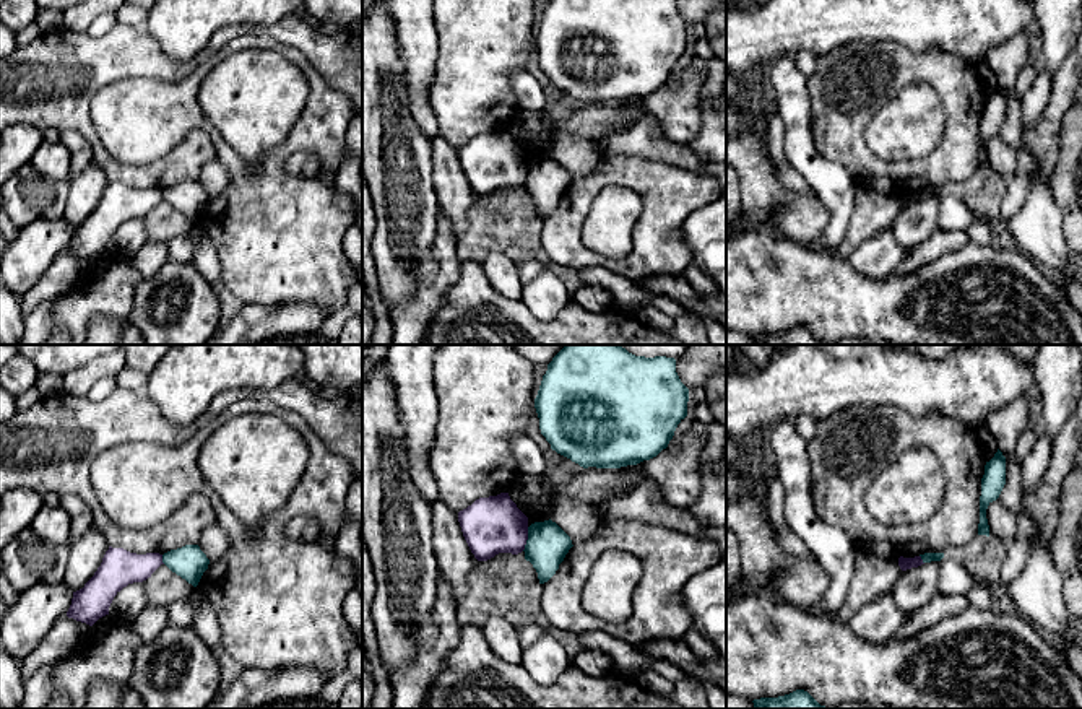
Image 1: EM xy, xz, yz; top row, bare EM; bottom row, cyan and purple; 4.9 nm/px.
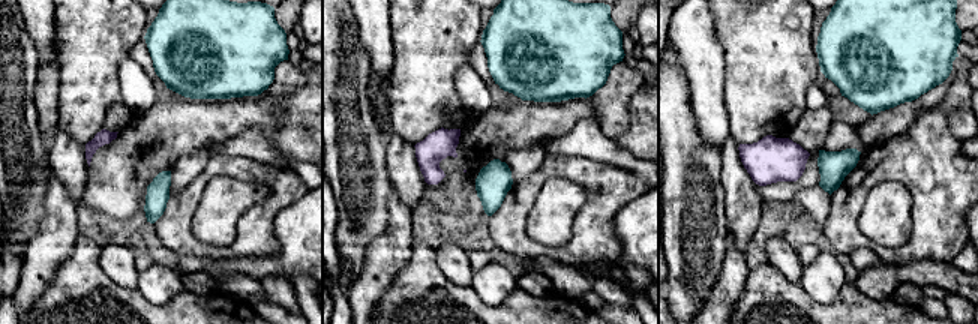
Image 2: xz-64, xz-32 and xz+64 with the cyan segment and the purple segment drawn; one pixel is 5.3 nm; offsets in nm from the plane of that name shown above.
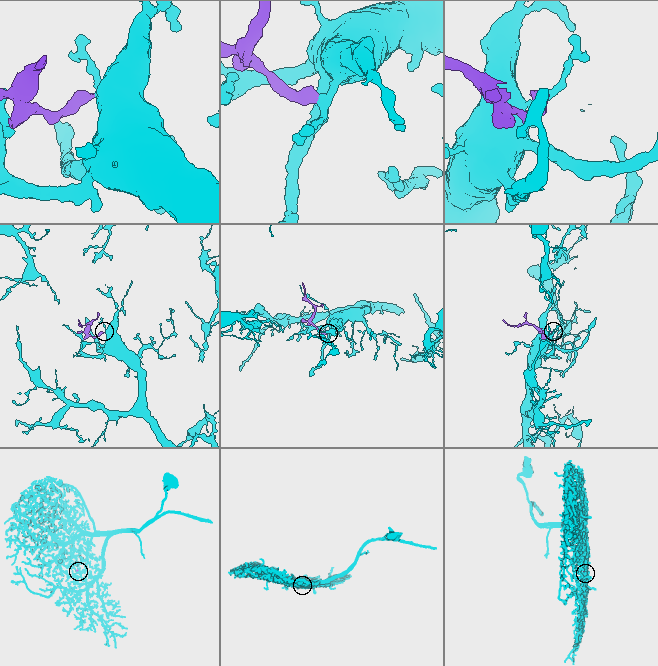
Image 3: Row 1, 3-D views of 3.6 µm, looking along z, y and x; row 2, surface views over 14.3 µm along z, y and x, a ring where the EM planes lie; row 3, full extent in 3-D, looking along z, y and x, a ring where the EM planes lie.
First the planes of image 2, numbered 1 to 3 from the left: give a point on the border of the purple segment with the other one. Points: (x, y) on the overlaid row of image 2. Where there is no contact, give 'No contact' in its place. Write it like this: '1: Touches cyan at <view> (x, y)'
1: No contact
2: No contact
3: No contact

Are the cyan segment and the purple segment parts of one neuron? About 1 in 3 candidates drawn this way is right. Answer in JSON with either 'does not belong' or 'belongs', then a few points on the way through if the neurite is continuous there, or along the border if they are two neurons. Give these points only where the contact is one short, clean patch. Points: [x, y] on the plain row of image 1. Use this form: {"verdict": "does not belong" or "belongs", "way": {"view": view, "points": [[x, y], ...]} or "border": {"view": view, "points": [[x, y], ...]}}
{"verdict": "does not belong", "border": {"view": "xz", "points": [[528, 163], [528, 173], [522, 186]]}}

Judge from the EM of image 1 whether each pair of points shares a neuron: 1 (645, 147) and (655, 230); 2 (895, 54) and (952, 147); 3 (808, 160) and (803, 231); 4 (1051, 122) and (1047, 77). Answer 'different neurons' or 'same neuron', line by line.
1: different neurons
2: same neuron
3: different neurons
4: different neurons

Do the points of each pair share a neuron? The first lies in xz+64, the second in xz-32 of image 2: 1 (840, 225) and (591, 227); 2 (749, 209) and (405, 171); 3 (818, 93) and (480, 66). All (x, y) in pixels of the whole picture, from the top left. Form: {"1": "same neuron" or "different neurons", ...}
{"1": "same neuron", "2": "same neuron", "3": "different neurons"}

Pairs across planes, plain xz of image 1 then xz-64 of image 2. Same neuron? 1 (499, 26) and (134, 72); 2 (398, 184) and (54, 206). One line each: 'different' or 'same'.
1: different
2: different

